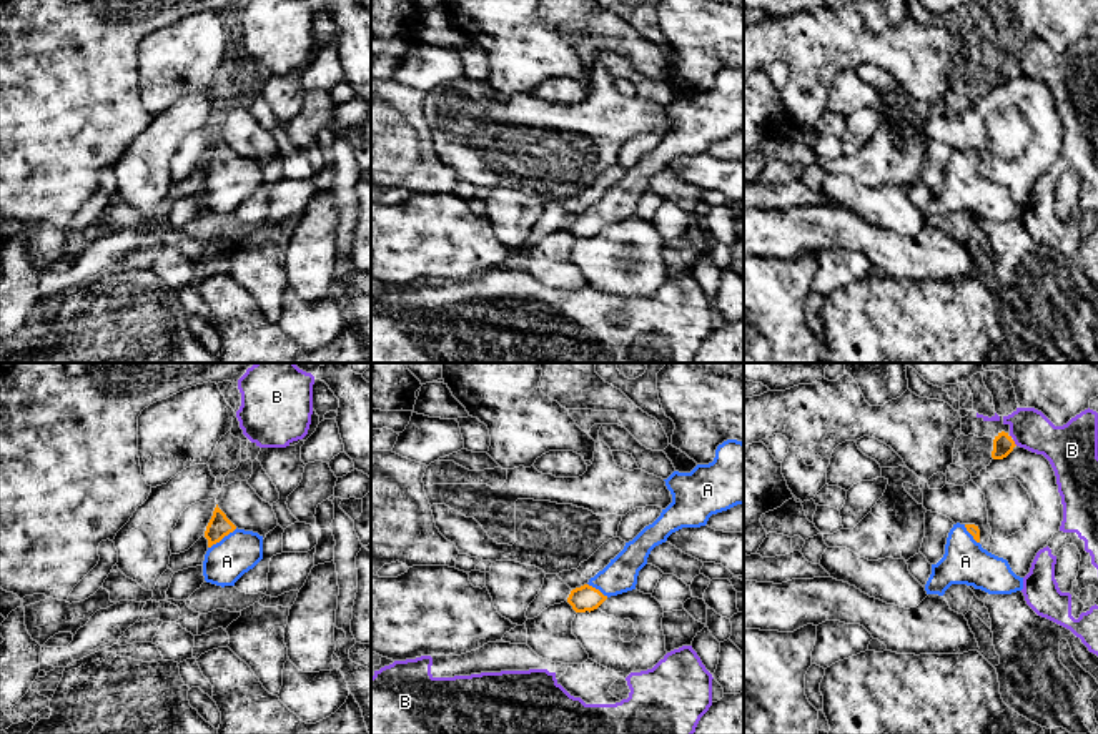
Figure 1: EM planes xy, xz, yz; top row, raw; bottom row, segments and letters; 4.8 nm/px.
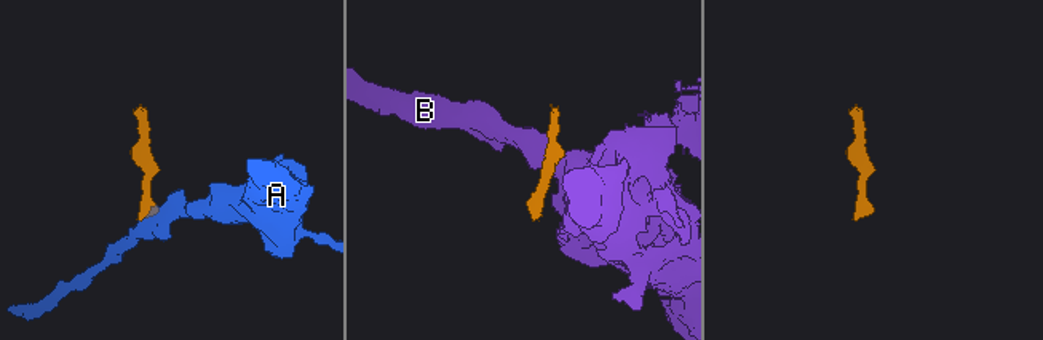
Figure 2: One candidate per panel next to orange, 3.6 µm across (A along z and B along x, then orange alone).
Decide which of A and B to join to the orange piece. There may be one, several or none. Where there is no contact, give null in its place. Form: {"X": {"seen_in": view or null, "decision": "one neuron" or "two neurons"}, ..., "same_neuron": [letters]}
{"A": {"seen_in": "xy", "decision": "one neuron"}, "B": {"seen_in": "yz", "decision": "two neurons"}, "same_neuron": ["A"]}

